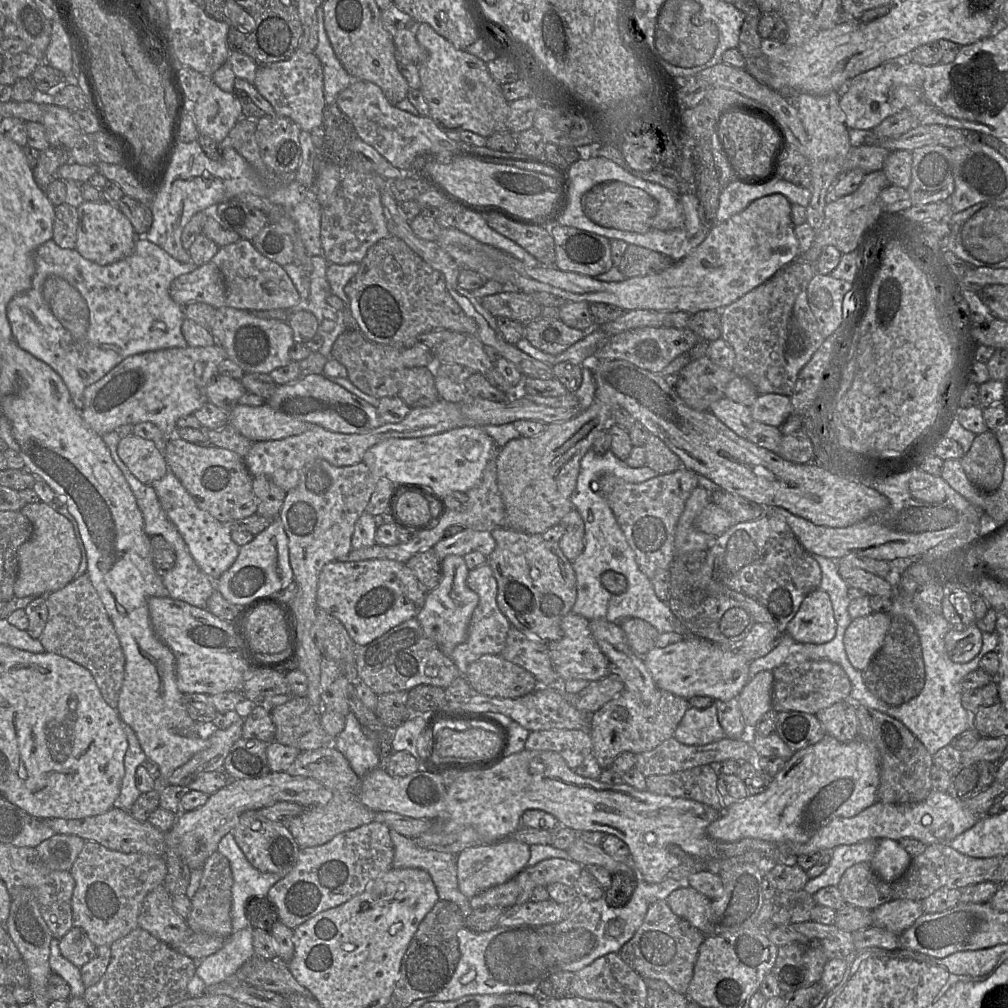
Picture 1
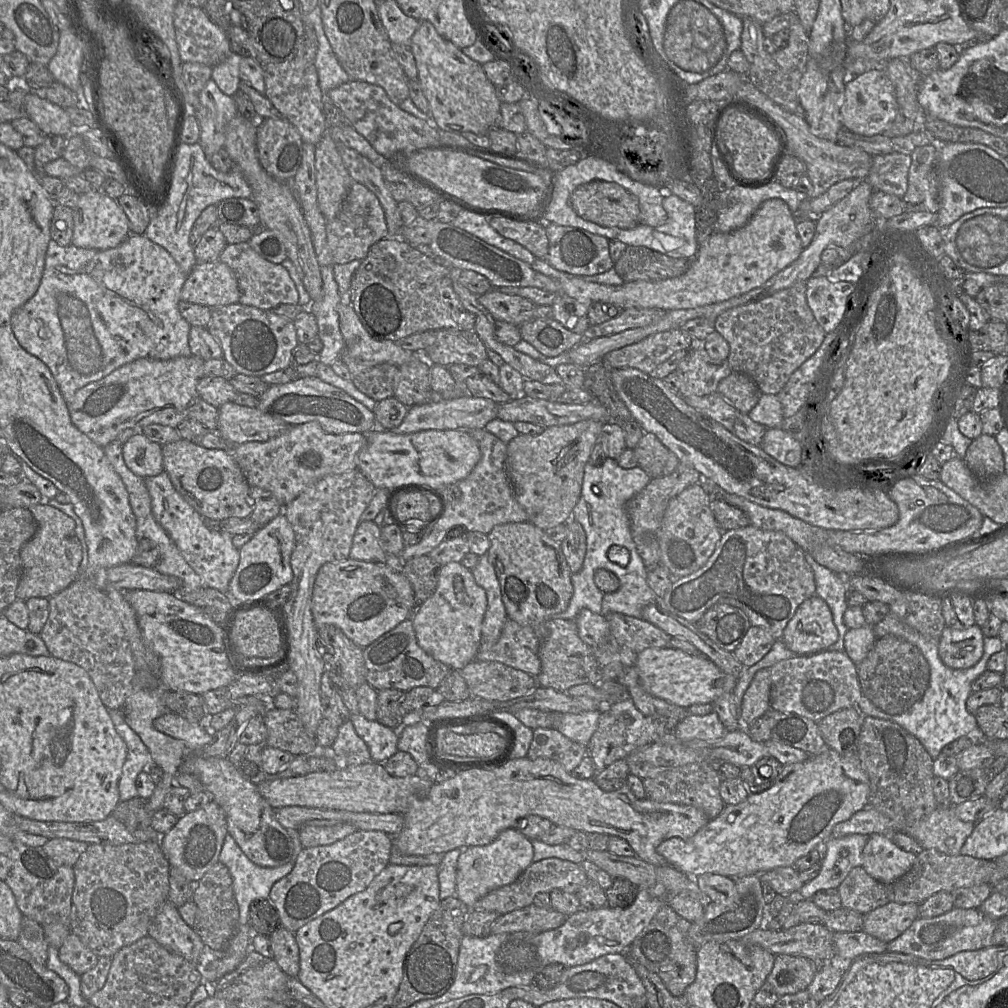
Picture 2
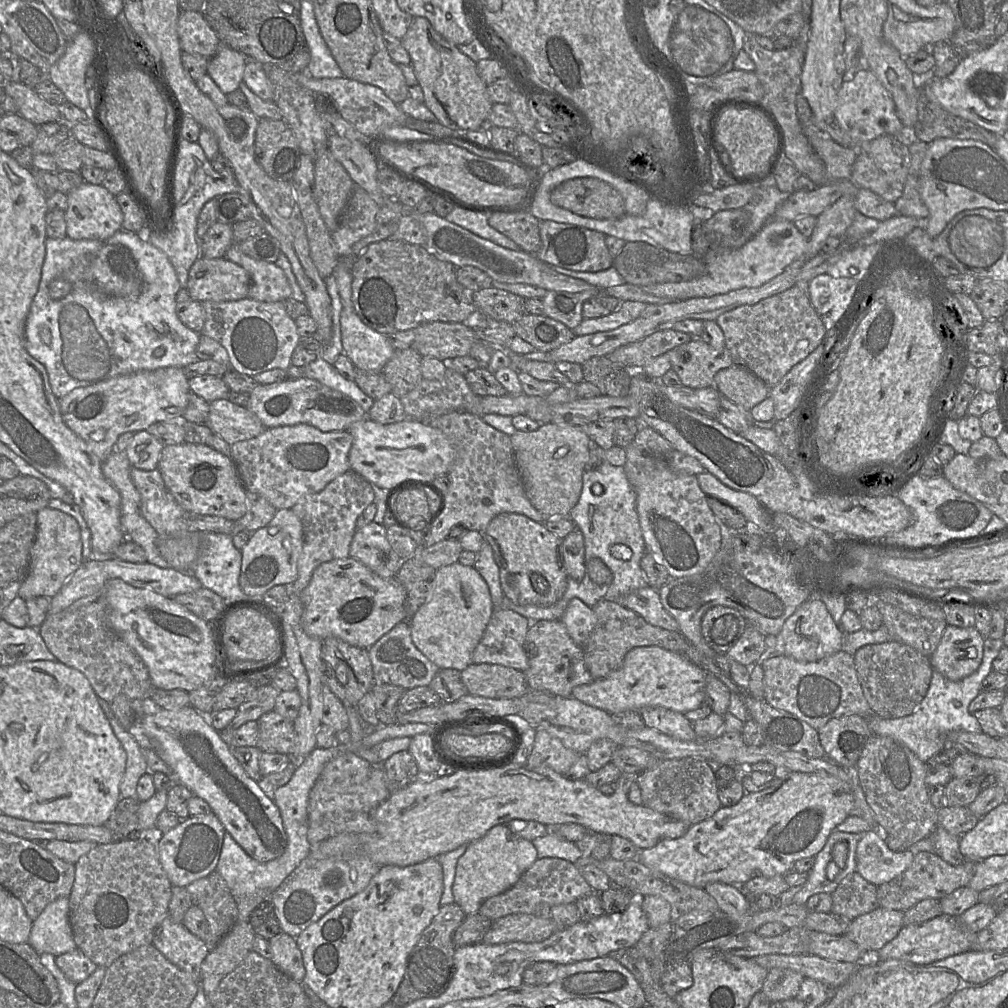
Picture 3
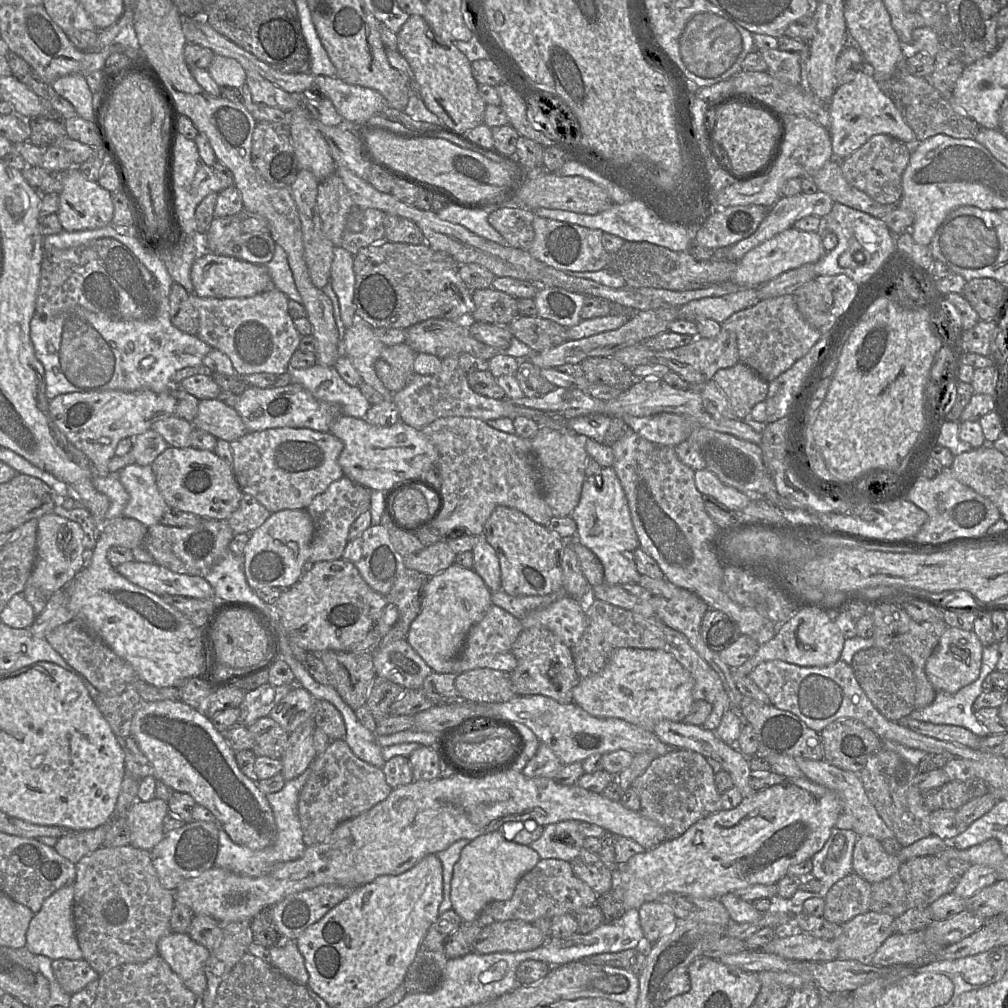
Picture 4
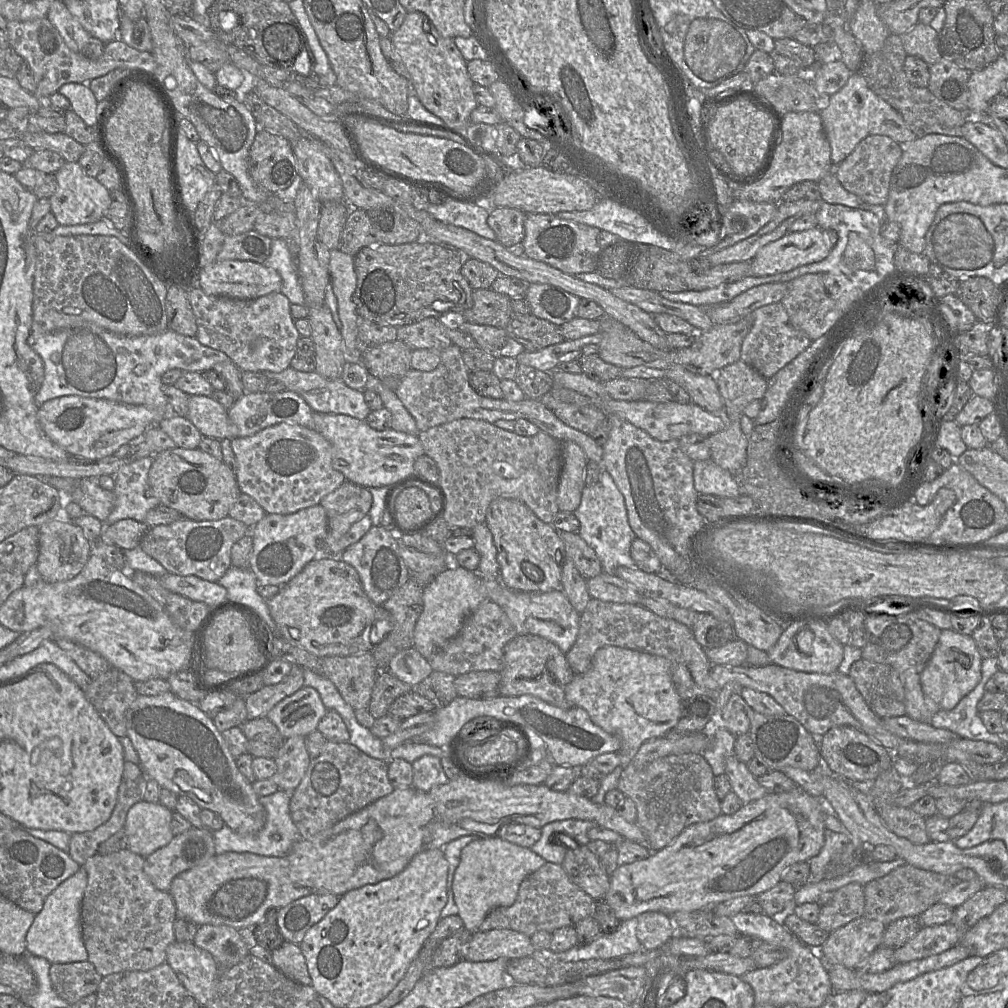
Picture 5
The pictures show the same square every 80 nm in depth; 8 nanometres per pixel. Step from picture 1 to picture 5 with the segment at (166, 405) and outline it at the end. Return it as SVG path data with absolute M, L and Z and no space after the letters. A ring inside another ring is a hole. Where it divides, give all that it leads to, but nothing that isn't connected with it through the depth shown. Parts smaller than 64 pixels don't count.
M62 396L45 401L39 406L37 418L45 435L69 455L98 460L112 456L124 444L142 435L149 427L156 426L157 412L143 405L130 405L106 399Z

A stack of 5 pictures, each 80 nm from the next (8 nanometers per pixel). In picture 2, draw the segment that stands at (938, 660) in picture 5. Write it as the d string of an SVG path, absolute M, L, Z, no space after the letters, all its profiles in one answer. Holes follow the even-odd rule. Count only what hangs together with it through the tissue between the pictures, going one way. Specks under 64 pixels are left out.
M976 623L965 630L957 630L949 626L943 629L938 654L949 668L970 668L981 659L983 652L984 635Z

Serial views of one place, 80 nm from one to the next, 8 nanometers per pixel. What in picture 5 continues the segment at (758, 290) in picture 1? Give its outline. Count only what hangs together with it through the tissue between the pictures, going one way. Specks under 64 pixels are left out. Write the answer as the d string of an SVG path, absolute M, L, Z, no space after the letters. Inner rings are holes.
M781 302L772 303L752 312L752 326L741 345L740 359L769 379L809 347L811 339L790 323Z

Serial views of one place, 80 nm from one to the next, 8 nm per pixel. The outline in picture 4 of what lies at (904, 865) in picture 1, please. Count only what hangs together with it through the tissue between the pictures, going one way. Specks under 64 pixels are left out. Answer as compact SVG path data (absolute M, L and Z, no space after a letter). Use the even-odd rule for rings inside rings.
M858 836L854 845L853 872L870 884L880 882L898 871L902 862L897 855L888 854L881 841L871 836Z

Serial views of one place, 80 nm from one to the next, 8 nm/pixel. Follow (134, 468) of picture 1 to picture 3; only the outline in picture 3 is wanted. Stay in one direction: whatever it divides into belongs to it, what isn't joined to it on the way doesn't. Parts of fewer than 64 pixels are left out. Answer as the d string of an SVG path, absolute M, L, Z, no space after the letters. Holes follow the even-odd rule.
M146 430L137 432L125 450L132 467L143 471L158 469L164 445Z

